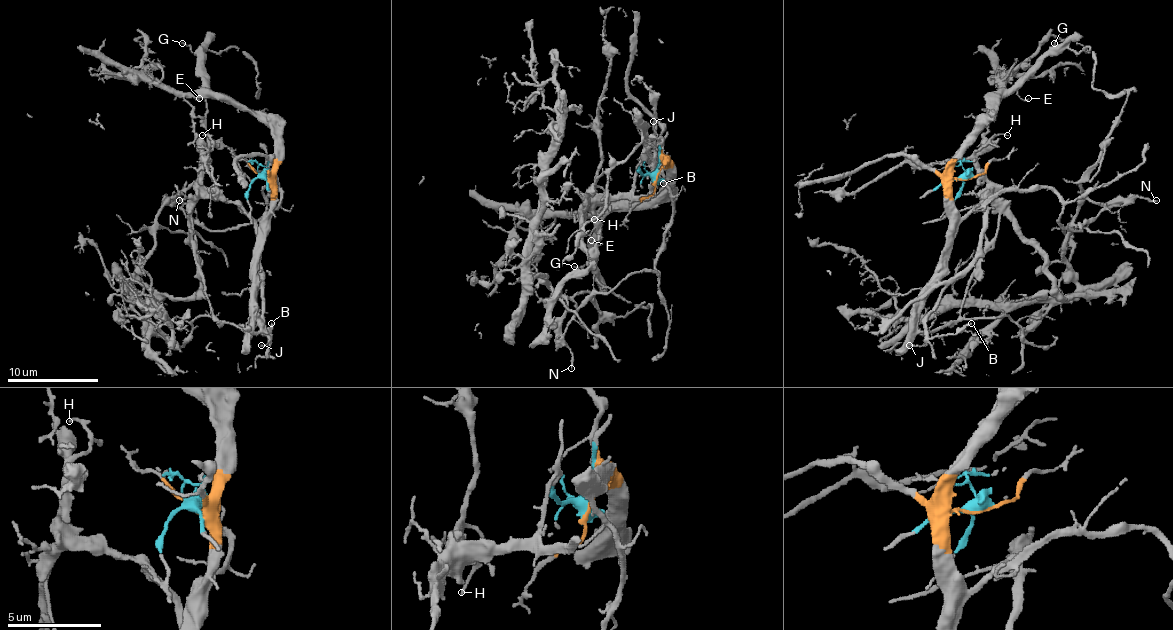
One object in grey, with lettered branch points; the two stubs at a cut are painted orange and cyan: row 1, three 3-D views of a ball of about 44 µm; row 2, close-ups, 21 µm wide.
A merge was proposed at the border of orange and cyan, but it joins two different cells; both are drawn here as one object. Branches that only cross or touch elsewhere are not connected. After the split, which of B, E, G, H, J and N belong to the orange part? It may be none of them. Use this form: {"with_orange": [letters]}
{"with_orange": ["E", "G", "N"]}

